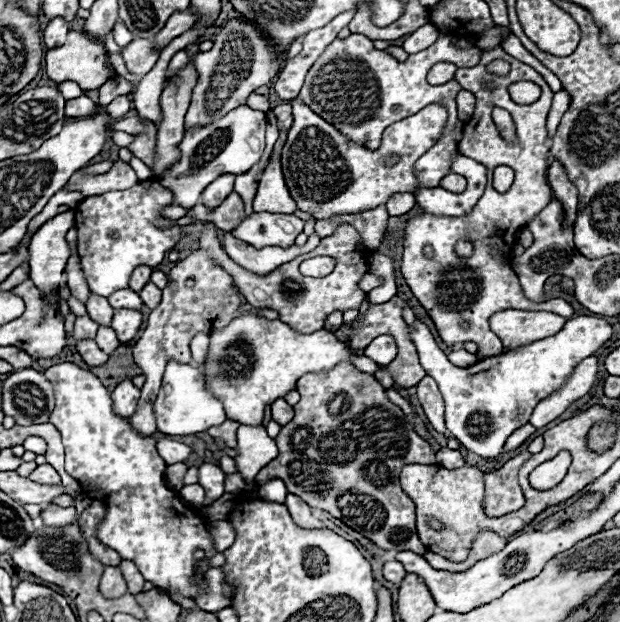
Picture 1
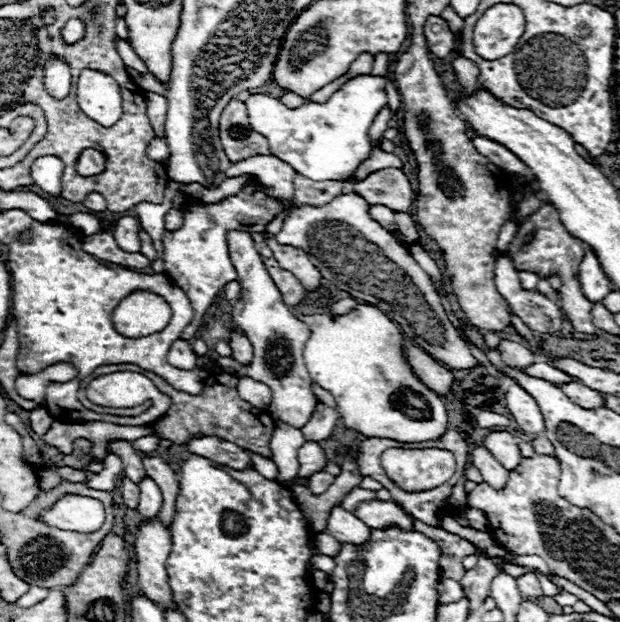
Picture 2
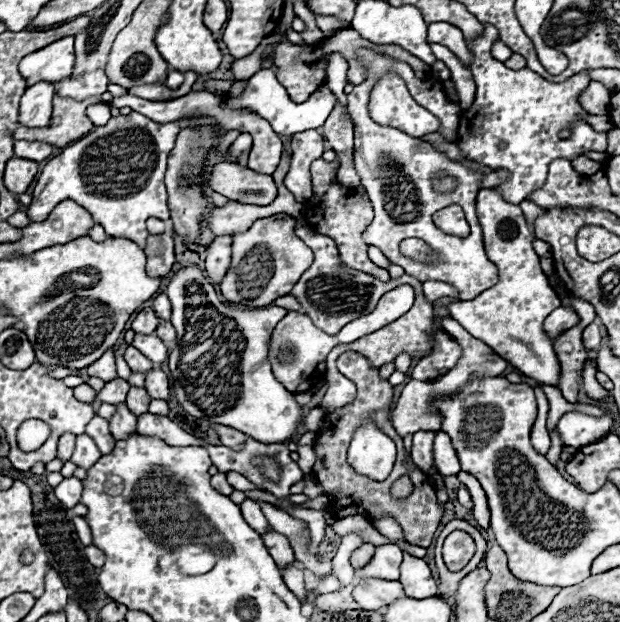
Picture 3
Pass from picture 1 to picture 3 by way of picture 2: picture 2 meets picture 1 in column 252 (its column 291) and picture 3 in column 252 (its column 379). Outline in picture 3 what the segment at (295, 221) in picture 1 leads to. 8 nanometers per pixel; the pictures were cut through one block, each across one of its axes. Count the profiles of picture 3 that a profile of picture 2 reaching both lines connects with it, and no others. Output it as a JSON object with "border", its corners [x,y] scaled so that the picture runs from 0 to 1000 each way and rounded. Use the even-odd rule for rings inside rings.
{"border":[[[465,344],[419,350],[400,373],[377,376],[374,386],[374,421],[355,453],[355,469],[368,486],[394,489],[400,495],[435,492],[445,476],[465,473],[506,418],[503,402],[477,379],[477,354]]]}

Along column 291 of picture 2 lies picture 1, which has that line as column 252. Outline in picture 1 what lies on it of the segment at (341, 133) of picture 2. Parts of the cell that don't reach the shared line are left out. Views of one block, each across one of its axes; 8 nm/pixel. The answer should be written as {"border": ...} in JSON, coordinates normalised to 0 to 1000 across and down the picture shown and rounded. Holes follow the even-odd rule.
{"border":[[[387,170],[329,206],[303,209],[287,235],[294,244],[290,260],[281,264],[265,283],[255,283],[258,296],[265,296],[281,309],[281,328],[310,334],[319,325],[326,305],[342,289],[348,289],[348,283],[365,277],[384,283],[403,273],[426,244],[429,211],[426,196],[429,180],[406,177],[403,170]]]}

